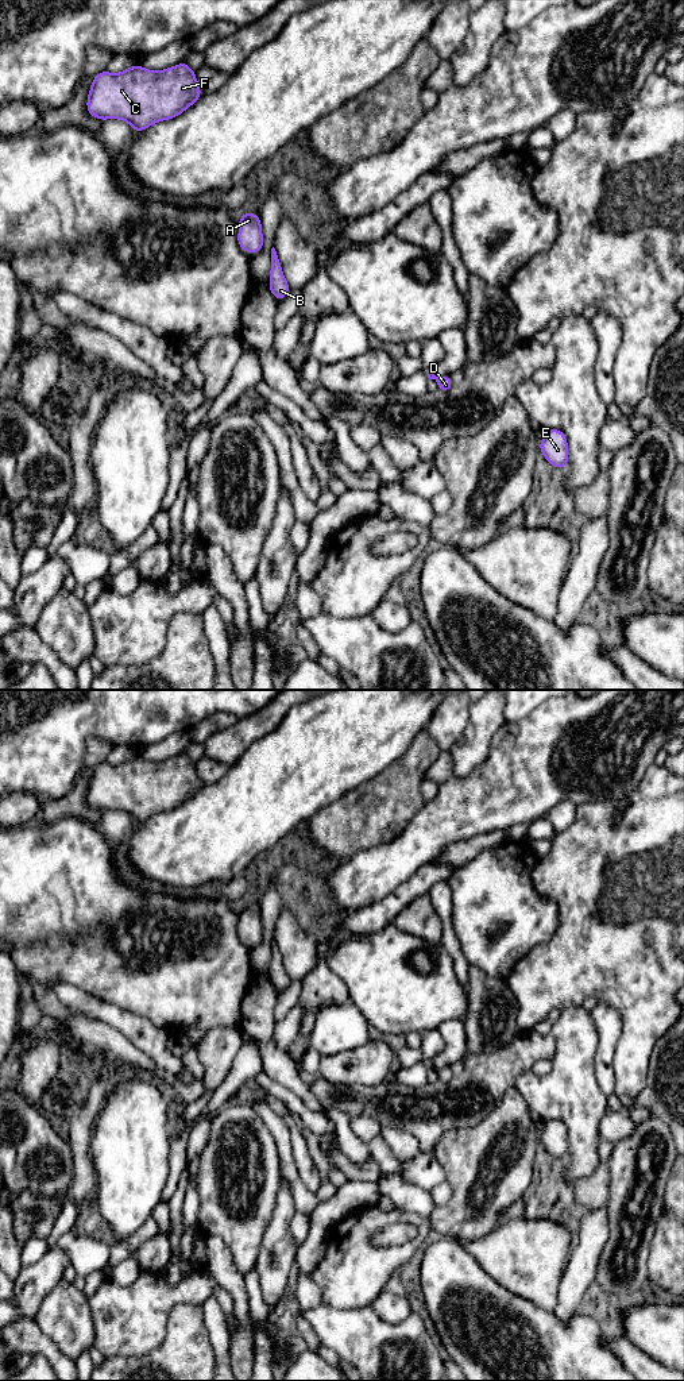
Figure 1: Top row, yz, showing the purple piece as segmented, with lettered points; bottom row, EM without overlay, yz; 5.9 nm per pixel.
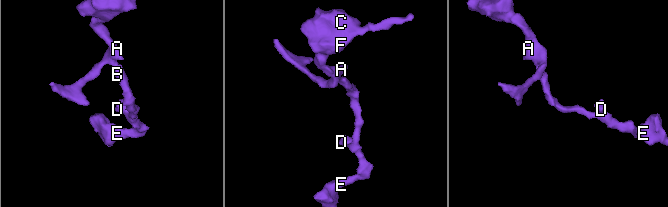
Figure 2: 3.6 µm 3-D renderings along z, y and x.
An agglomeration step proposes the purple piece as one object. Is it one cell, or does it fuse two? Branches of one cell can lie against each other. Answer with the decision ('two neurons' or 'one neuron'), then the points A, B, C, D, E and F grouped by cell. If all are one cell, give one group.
one neuron; groups A B C D E F

